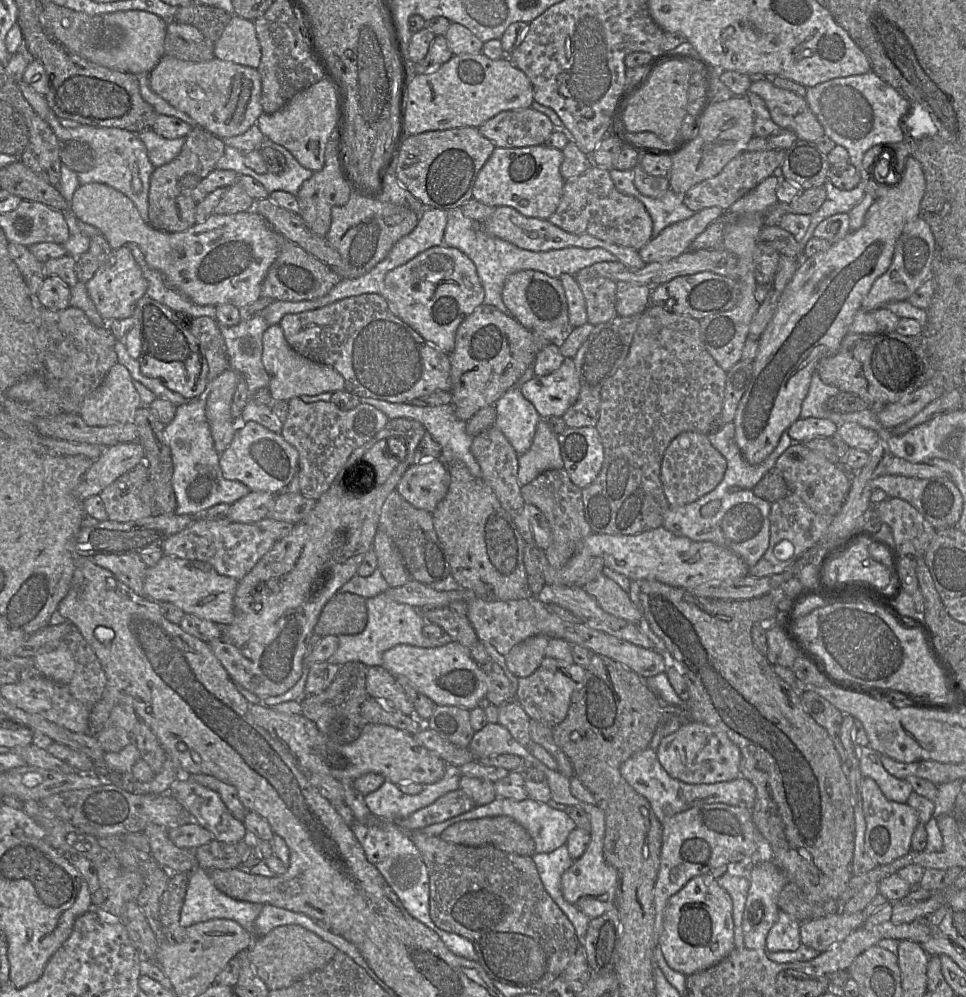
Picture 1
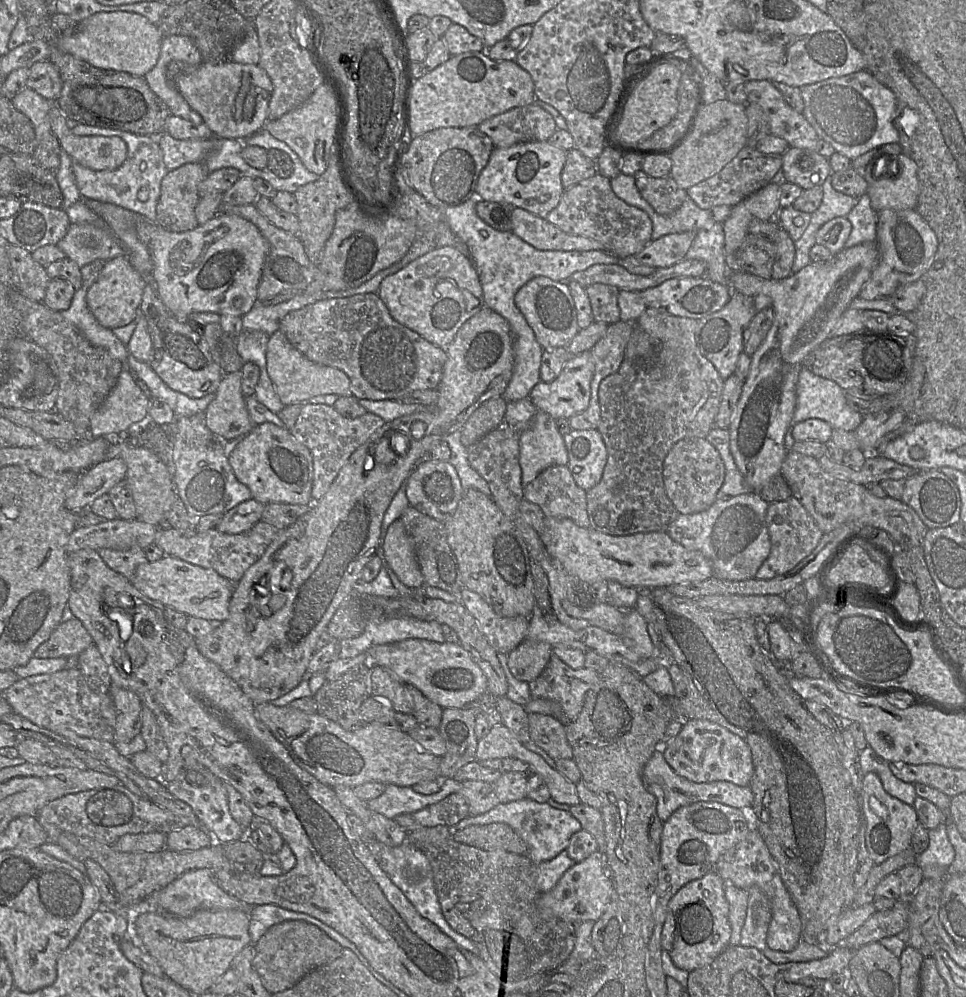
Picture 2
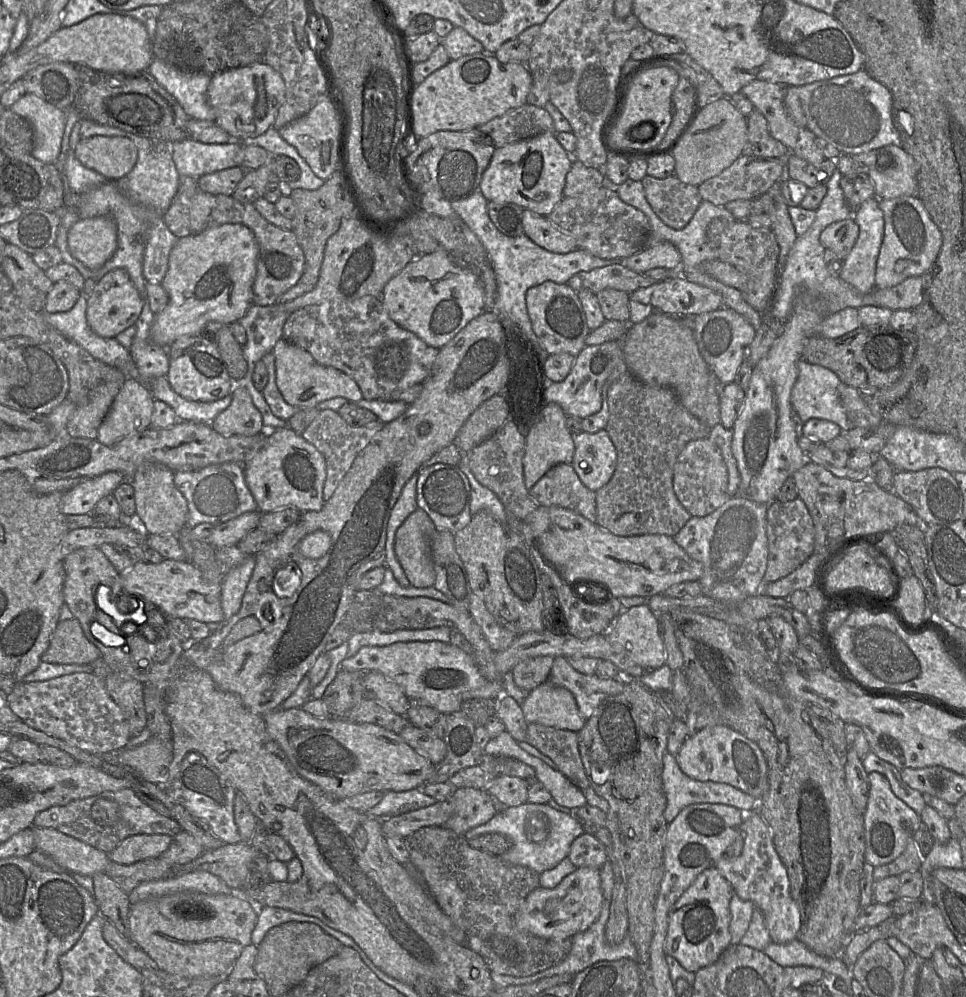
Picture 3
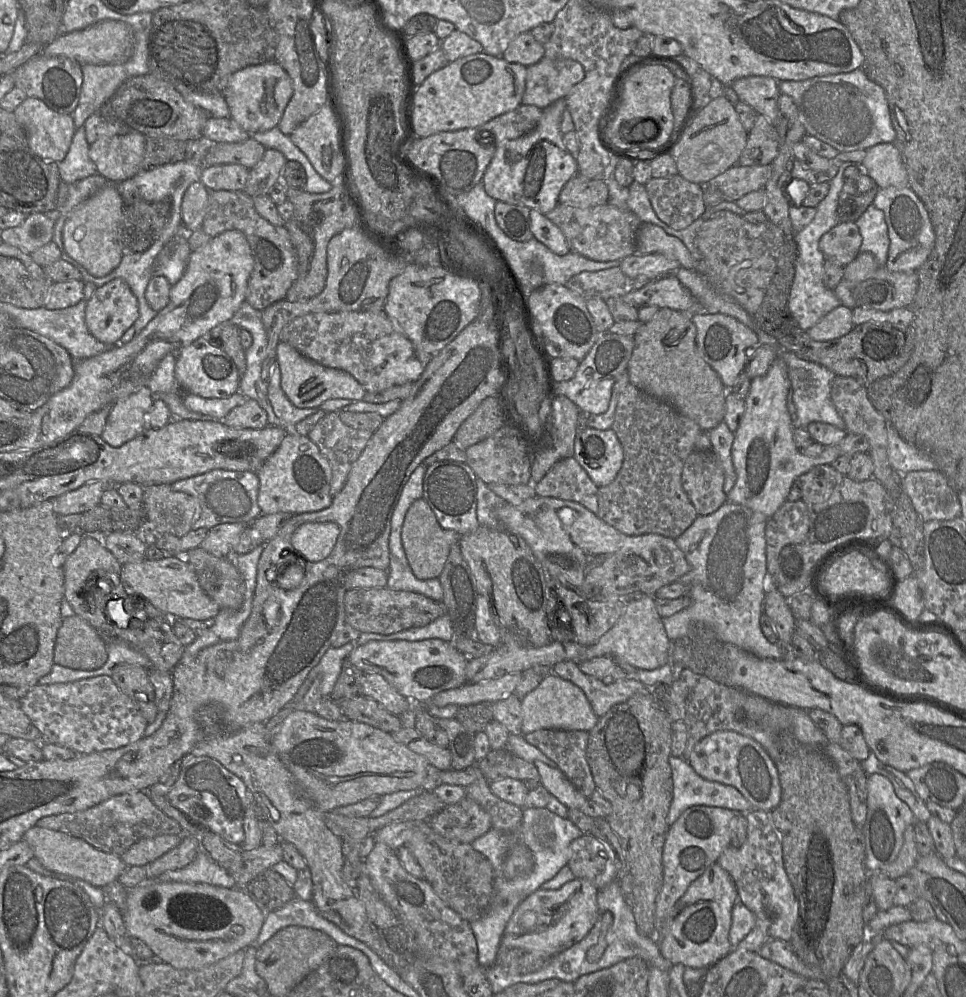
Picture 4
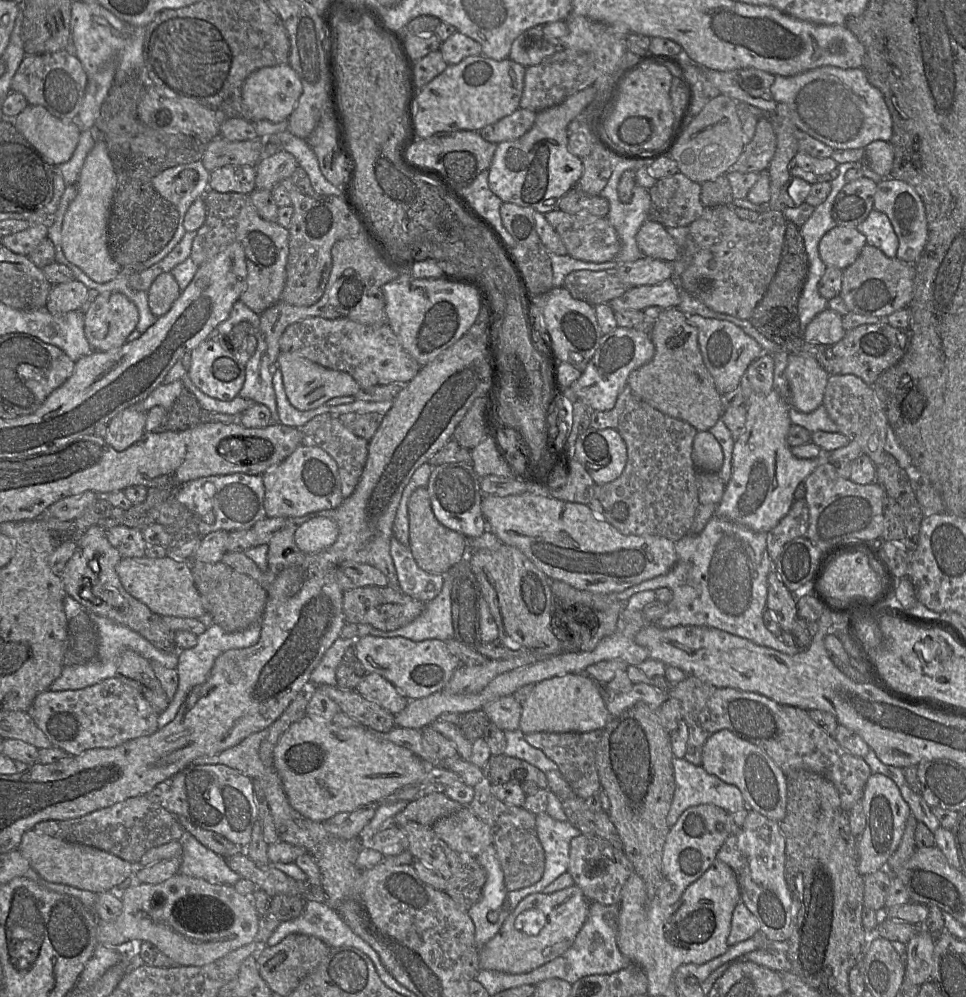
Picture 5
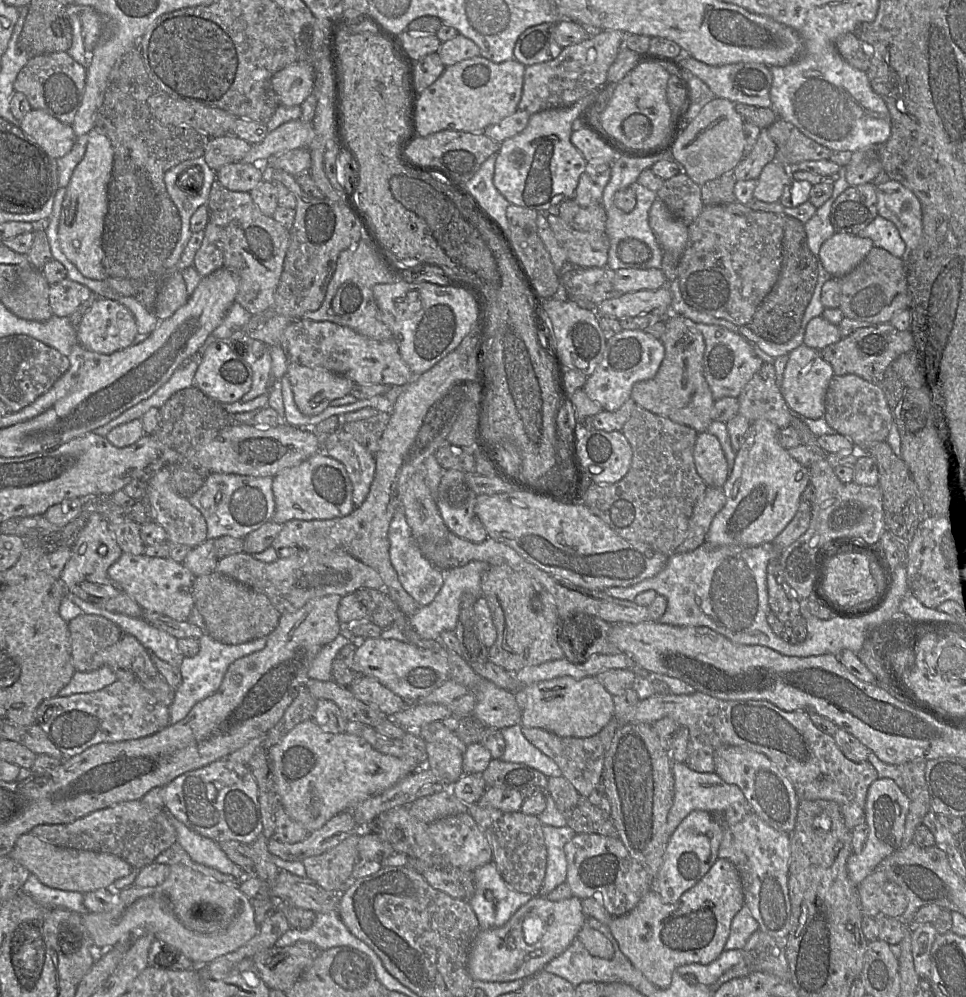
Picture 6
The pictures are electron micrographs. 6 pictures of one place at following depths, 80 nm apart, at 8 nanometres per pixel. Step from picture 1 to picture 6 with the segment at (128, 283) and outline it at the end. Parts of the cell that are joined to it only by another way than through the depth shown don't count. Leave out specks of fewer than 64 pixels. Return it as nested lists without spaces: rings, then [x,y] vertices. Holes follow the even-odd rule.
[[[99,297],[77,327],[78,342],[86,349],[113,354],[134,345],[137,324],[128,308],[116,299]]]

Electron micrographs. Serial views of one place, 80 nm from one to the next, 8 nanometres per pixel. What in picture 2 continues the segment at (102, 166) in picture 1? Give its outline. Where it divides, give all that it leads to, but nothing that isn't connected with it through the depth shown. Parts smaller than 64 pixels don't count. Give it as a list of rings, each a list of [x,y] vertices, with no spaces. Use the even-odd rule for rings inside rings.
[[[78,124],[69,129],[71,134],[76,136],[116,136],[124,140],[127,145],[127,158],[115,170],[96,171],[73,161],[72,169],[82,198],[115,204],[141,214],[149,221],[155,222],[161,182],[169,172],[163,160],[163,152],[156,138],[119,129],[99,128],[84,124]]]

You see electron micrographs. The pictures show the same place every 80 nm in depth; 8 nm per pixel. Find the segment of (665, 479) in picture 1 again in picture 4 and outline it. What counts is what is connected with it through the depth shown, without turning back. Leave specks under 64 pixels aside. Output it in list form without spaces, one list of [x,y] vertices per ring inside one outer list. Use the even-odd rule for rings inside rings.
[[[695,449],[684,462],[681,481],[698,516],[706,516],[715,512],[727,501],[727,494],[723,490],[724,470],[712,450]]]

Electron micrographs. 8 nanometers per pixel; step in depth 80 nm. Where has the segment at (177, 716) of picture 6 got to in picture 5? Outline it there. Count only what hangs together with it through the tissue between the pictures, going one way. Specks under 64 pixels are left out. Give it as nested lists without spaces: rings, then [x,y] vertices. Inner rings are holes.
[[[212,623],[206,630],[197,636],[196,645],[189,649],[179,650],[178,652],[178,664],[176,671],[178,674],[179,682],[176,693],[174,694],[173,699],[169,703],[168,708],[159,714],[158,717],[158,726],[159,728],[165,726],[171,722],[181,705],[186,700],[190,691],[197,685],[202,684],[206,681],[209,676],[209,673],[214,665],[216,658],[221,655],[223,652],[231,649],[241,649],[247,648],[255,645],[260,637],[260,626],[254,624],[244,630],[238,632],[226,632],[216,623]]]

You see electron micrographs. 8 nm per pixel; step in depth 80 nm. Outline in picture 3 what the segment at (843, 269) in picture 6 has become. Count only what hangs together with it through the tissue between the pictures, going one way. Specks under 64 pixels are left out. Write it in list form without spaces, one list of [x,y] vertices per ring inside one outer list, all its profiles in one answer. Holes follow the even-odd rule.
[[[849,218],[828,225],[820,234],[820,242],[825,249],[832,250],[844,260],[854,247],[858,235],[857,223]]]

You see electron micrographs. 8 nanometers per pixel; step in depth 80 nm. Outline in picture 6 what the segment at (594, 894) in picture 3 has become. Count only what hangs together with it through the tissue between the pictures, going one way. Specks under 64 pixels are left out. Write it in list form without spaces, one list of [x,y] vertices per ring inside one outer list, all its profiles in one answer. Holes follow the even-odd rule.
[[[541,895],[532,897],[503,926],[478,931],[469,951],[468,972],[476,981],[527,979],[573,943],[587,918],[582,900],[576,896],[560,901],[552,901]]]

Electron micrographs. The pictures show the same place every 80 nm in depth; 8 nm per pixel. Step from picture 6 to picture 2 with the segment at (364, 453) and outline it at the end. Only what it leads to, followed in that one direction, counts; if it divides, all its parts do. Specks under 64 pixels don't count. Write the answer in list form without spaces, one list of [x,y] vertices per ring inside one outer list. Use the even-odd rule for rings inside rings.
[[[305,402],[299,404],[302,408],[295,425],[290,429],[290,433],[311,453],[313,463],[311,497],[313,502],[318,502],[326,494],[340,469],[347,463],[353,452],[365,443],[376,430],[381,428],[385,421],[368,411],[357,418],[347,419],[340,415],[333,406],[326,404],[307,405]]]

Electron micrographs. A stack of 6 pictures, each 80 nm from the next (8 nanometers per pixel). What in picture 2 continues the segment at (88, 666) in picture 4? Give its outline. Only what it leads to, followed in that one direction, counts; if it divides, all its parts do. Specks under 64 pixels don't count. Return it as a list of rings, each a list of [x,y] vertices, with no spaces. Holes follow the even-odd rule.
[[[76,618],[60,623],[47,641],[34,653],[37,658],[77,658],[94,644],[87,630]]]

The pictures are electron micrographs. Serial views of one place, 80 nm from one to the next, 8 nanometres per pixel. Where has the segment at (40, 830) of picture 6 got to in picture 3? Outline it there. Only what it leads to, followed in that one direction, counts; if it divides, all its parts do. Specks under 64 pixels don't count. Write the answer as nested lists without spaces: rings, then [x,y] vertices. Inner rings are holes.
[[[131,788],[102,792],[64,806],[52,806],[36,815],[32,827],[56,829],[105,853],[110,853],[129,836],[165,834],[173,837],[182,831],[175,819],[162,815],[143,802]]]

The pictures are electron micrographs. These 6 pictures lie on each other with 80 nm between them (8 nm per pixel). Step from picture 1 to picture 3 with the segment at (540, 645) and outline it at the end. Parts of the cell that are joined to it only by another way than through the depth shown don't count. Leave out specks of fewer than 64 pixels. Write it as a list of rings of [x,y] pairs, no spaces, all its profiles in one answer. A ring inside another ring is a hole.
[[[538,656],[520,661],[511,671],[515,684],[526,691],[534,690],[547,681],[553,660],[552,656]]]

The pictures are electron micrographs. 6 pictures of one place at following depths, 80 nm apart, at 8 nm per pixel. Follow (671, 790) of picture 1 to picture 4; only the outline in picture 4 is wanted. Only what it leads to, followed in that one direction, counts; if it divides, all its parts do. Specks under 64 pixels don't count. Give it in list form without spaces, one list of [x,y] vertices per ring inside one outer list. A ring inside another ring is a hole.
[[[671,755],[673,799],[667,816],[671,826],[689,807],[696,805],[727,808],[736,813],[752,809],[748,800],[734,787],[704,779],[684,757]]]

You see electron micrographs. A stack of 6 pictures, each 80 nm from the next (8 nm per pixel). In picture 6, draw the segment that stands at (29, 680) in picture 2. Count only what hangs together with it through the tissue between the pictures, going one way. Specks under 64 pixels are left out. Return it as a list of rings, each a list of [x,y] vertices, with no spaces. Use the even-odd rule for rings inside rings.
[[[117,679],[114,683],[95,692],[56,696],[44,700],[37,708],[36,723],[64,757],[71,758],[100,743],[121,742],[153,735],[170,725],[170,714],[169,707],[159,702],[139,682]]]

